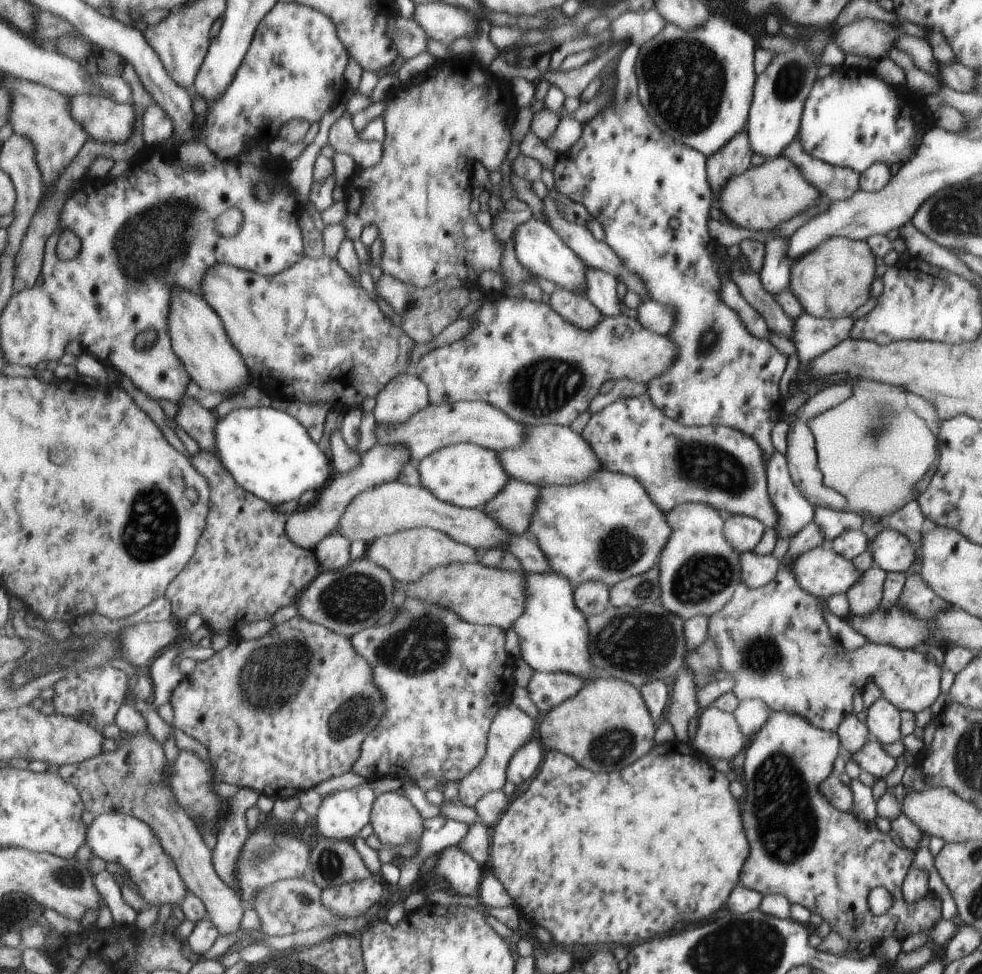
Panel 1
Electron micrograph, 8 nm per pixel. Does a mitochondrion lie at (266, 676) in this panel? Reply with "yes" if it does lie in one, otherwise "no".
yes

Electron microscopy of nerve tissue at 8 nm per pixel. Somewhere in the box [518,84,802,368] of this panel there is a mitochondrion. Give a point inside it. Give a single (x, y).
(707, 337)

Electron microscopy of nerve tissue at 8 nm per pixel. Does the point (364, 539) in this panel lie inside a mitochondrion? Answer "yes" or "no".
no

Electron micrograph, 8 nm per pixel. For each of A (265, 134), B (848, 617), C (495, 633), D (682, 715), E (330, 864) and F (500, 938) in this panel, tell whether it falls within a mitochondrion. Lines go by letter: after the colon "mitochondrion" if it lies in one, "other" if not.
A: other
B: other
C: other
D: other
E: mitochondrion
F: other

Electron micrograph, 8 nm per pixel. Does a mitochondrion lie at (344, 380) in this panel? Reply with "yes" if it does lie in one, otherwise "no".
no

